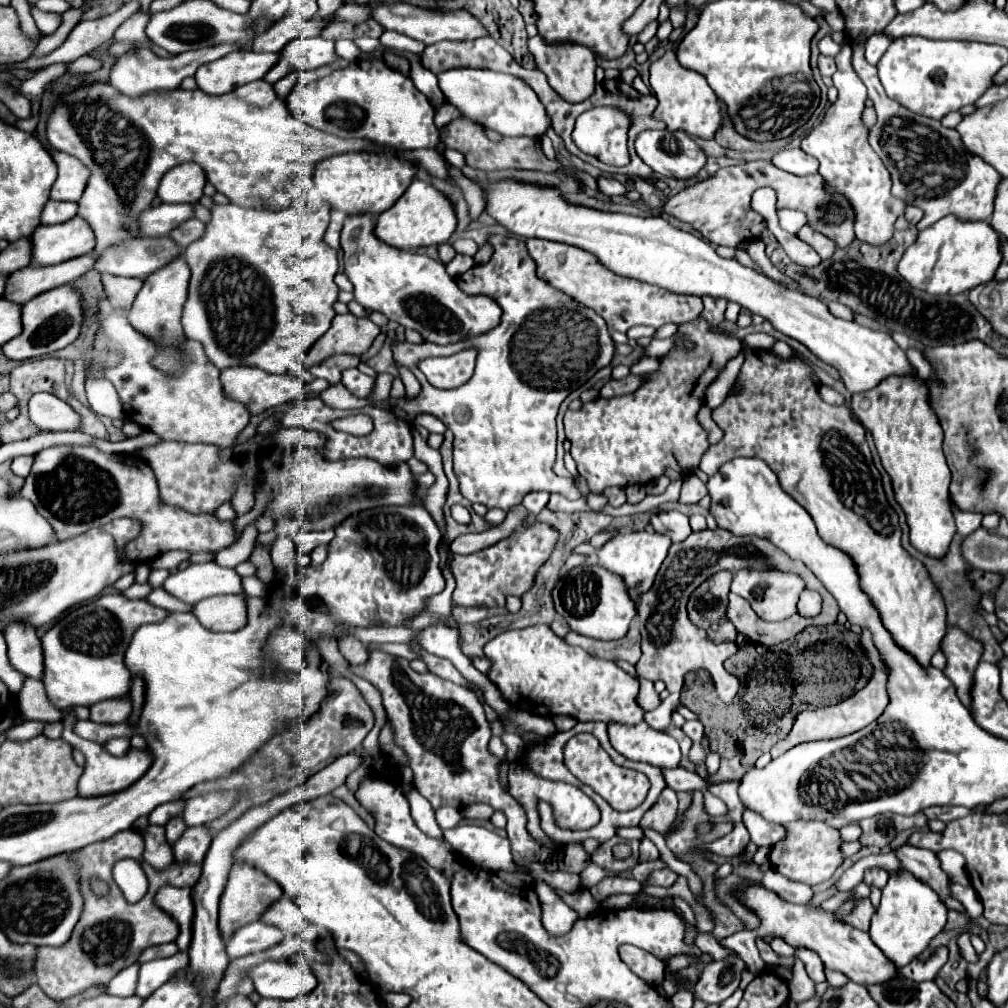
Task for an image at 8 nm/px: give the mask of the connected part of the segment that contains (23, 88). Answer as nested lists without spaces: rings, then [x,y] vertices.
[[[57,63],[40,70],[33,77],[22,81],[17,91],[28,99],[41,100],[46,85],[66,72],[65,65],[65,63]]]

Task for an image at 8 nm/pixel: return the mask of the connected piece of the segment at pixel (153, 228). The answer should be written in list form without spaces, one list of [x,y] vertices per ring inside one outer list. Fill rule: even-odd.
[[[159,204],[139,216],[143,236],[167,236],[185,220],[195,218],[193,204]]]

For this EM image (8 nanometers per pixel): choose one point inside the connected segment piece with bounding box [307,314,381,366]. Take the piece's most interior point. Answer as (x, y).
(348, 335)

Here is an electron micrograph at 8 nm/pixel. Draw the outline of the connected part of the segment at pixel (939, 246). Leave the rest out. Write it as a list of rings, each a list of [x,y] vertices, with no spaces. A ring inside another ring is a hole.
[[[945,216],[927,230],[921,230],[917,240],[905,250],[897,270],[899,274],[919,290],[929,294],[961,294],[979,284],[993,280],[997,266],[1001,264],[1001,236],[991,228],[987,220],[959,220],[957,216]]]

